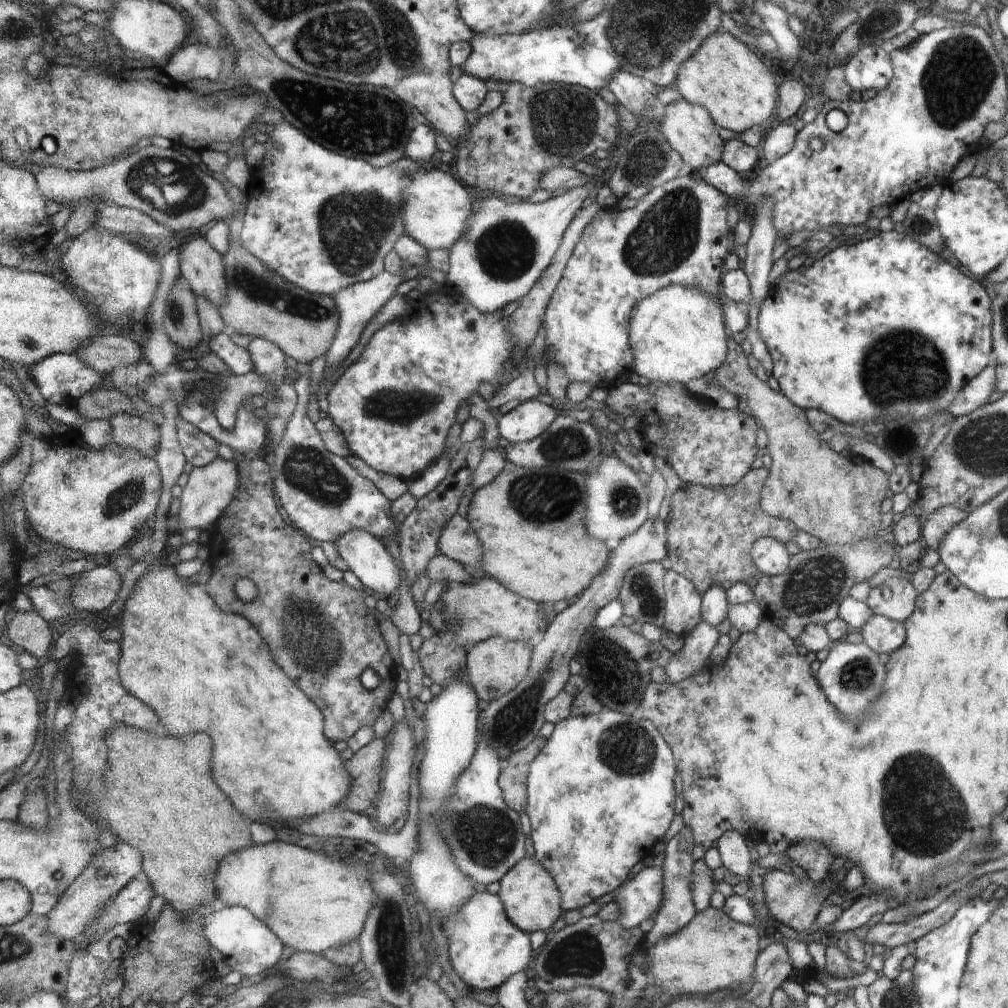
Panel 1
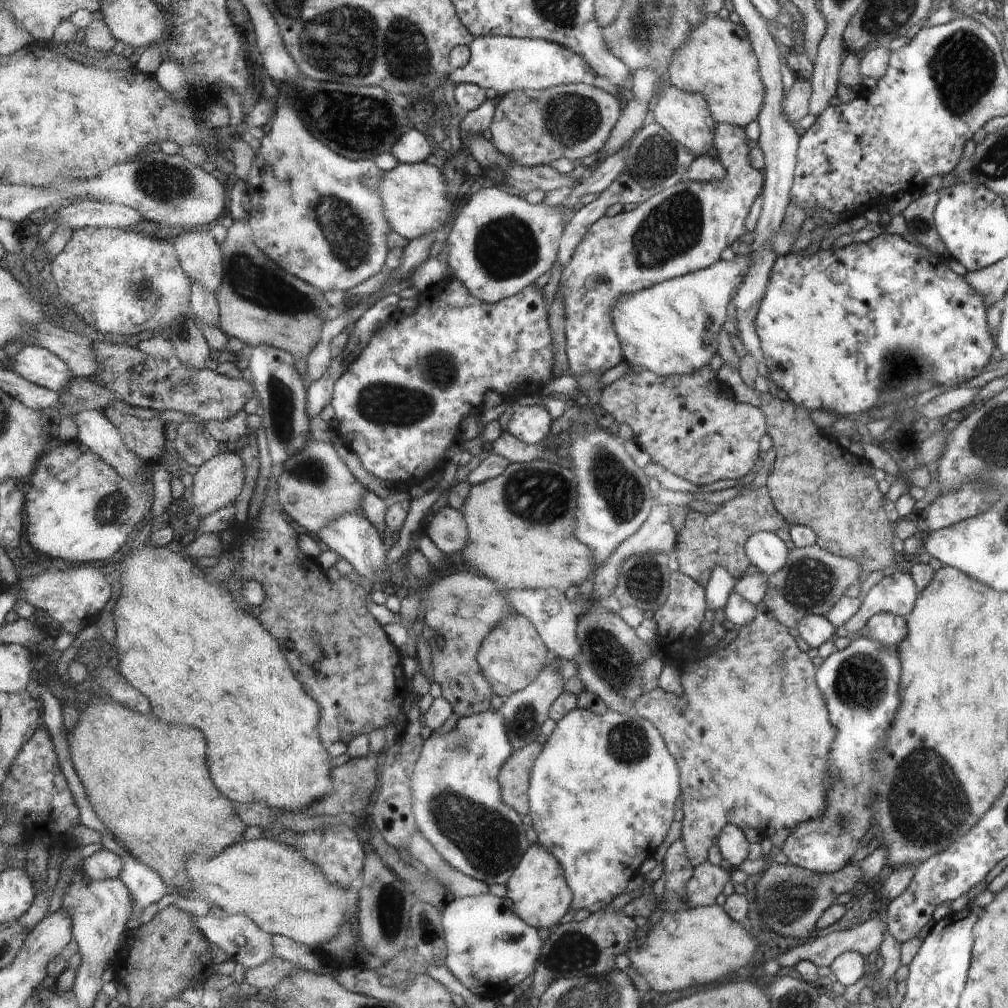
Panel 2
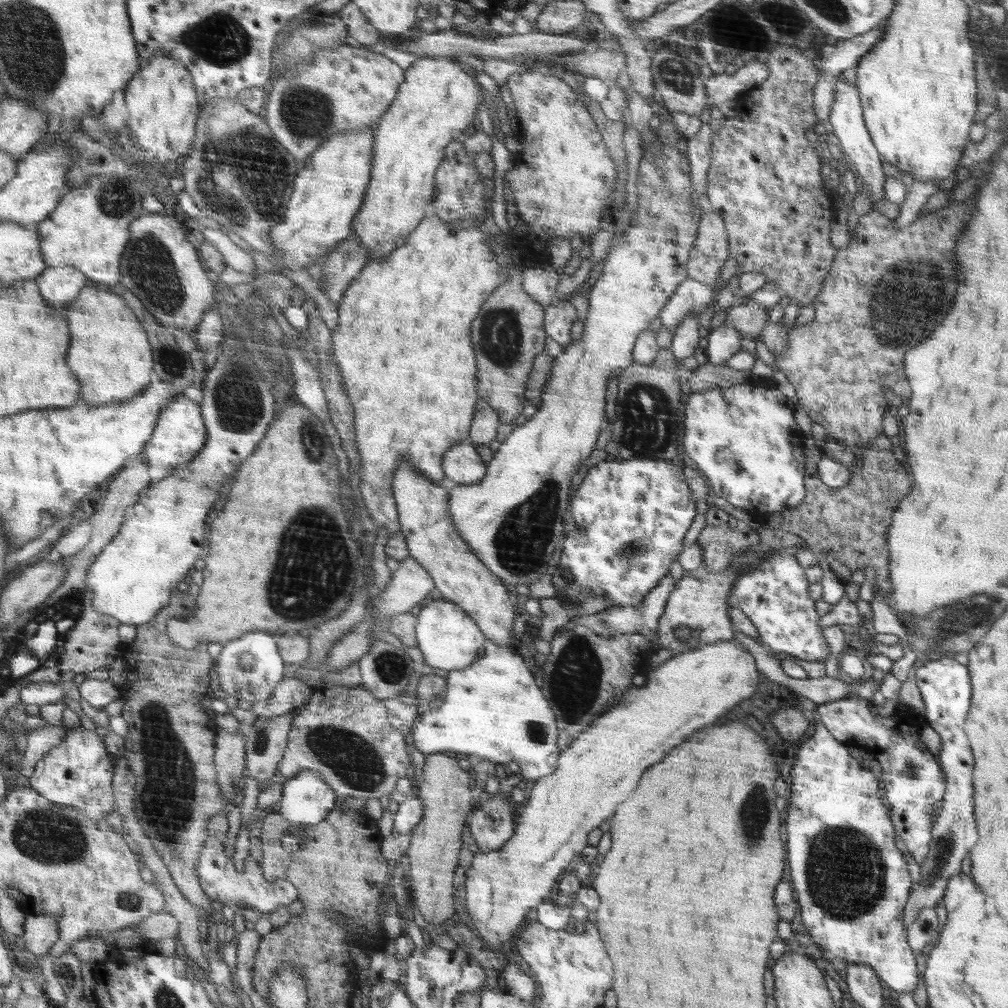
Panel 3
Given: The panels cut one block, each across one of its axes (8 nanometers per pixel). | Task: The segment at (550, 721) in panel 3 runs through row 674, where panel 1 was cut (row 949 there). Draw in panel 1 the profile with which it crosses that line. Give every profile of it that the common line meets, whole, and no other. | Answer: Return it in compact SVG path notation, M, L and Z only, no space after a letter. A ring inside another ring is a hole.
M487 890L481 893L474 893L464 908L458 909L453 917L444 921L444 932L448 936L448 958L452 968L456 970L456 976L462 980L461 986L479 988L481 990L497 990L512 974L524 970L532 958L530 948L530 933L517 927L505 913L502 899Z

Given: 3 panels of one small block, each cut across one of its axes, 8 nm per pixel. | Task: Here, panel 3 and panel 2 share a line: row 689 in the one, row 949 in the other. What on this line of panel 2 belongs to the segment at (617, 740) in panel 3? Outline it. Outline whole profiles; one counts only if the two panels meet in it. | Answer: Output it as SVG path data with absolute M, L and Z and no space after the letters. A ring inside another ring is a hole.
M723 907L680 908L678 912L664 912L656 923L647 921L637 928L628 942L626 956L634 970L656 992L680 992L694 986L718 982L752 960L756 940L741 923L732 920Z

